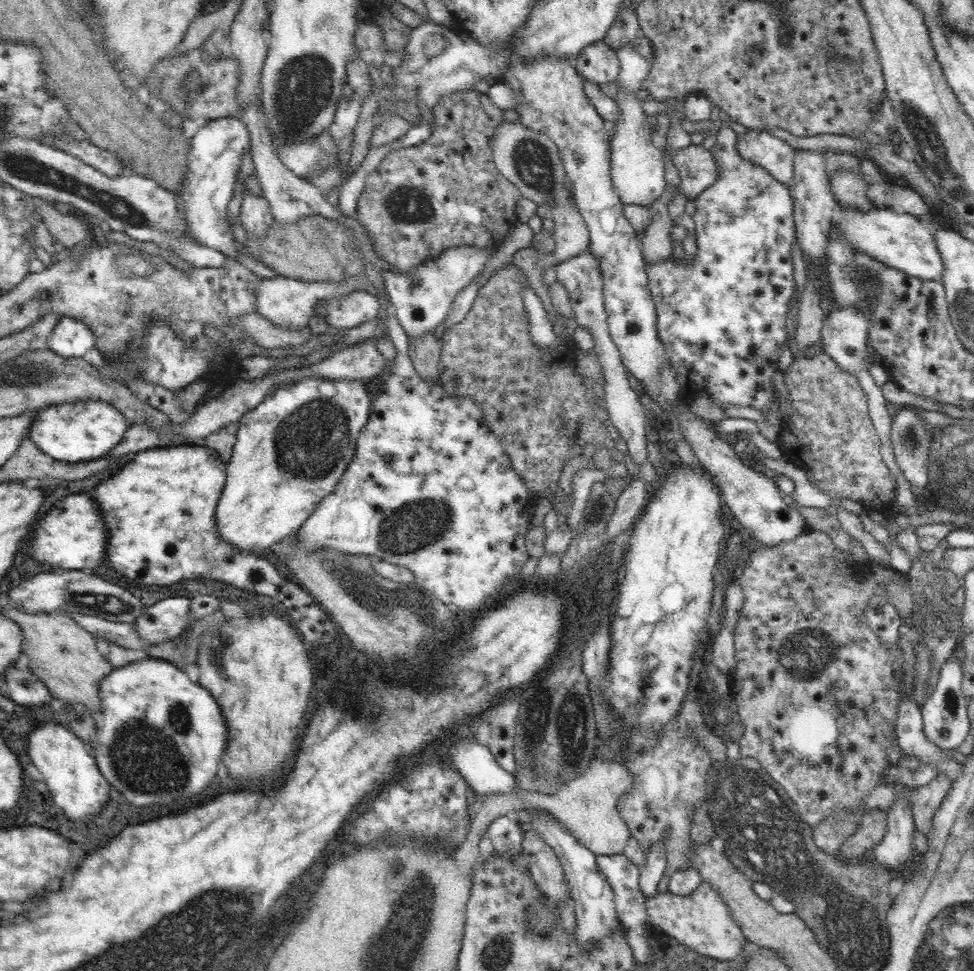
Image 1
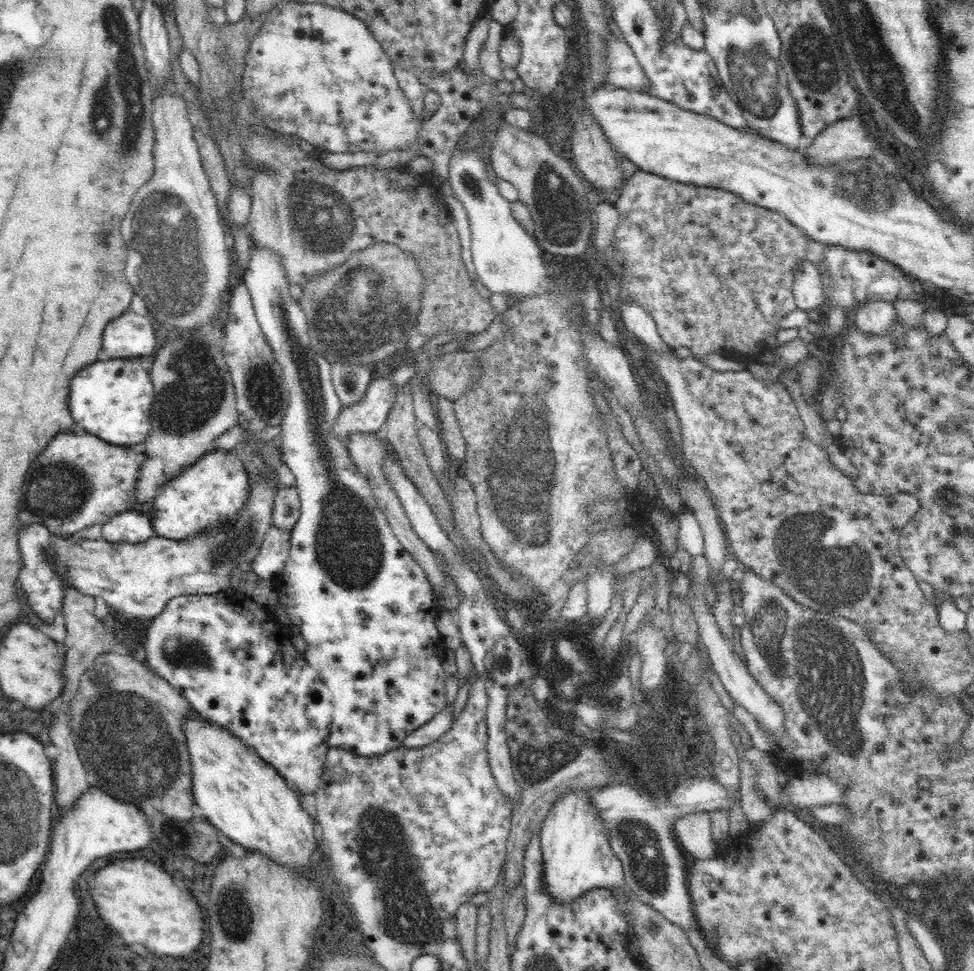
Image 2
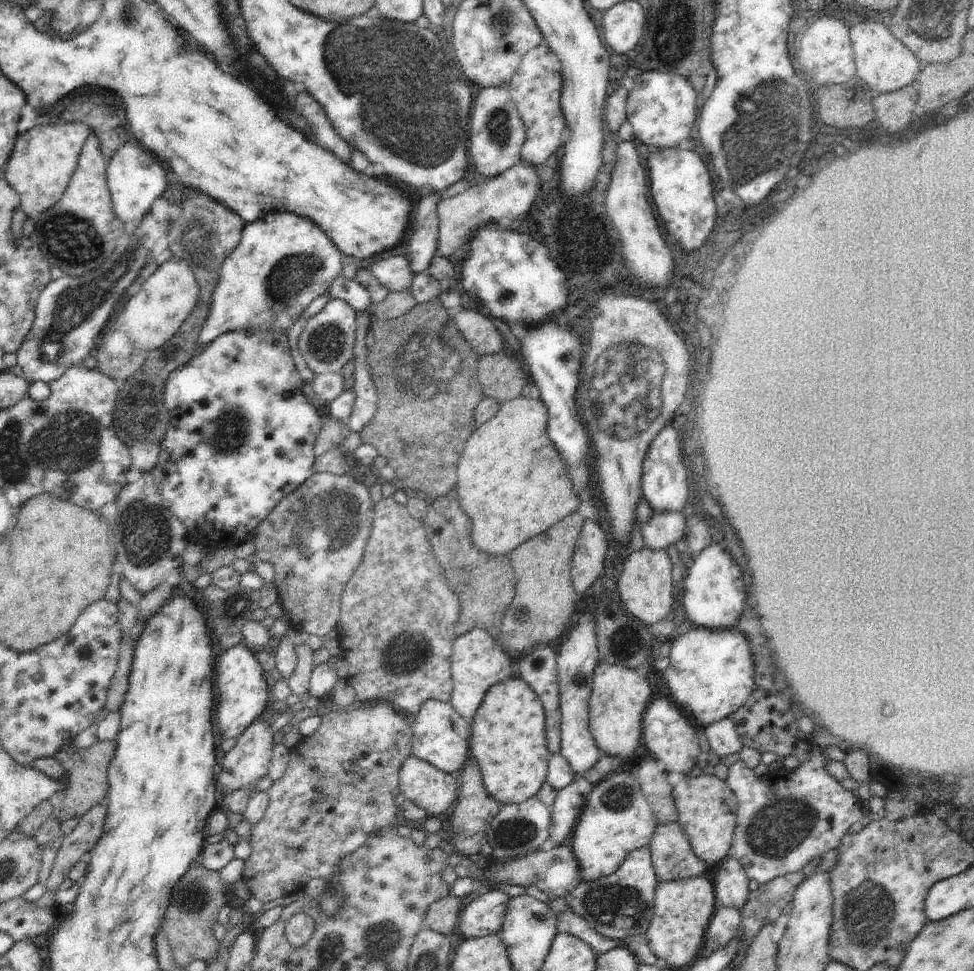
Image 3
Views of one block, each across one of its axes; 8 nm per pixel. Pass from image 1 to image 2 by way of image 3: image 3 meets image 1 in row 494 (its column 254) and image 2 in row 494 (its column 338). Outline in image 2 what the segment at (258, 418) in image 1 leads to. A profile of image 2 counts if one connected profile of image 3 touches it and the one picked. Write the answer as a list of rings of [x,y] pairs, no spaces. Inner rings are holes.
[[[266,479],[263,483],[249,481],[249,485],[248,500],[236,520],[226,526],[222,524],[220,528],[214,528],[214,530],[200,530],[198,534],[184,538],[184,540],[172,540],[155,534],[152,538],[138,544],[112,544],[104,538],[101,540],[79,539],[74,542],[69,537],[52,536],[55,565],[64,586],[69,584],[82,594],[95,598],[102,597],[111,610],[116,610],[119,615],[117,618],[123,620],[152,619],[162,612],[167,600],[175,596],[211,595],[227,589],[230,572],[252,566],[254,557],[259,553],[266,538],[267,530],[273,525],[271,516],[278,489],[272,487],[272,479]]]

